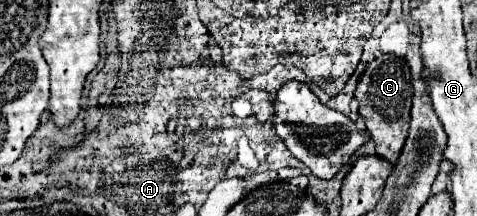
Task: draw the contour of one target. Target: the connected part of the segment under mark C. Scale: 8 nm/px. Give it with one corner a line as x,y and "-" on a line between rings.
383,54
381,58
373,60
367,70
363,72
355,98
359,100
359,114
365,120
369,136
377,144
377,156
387,160
389,164
395,166
403,142
407,138
409,130
409,110
411,110
411,96
413,96
413,86
411,86
411,72
409,64
403,58
397,58
393,54

